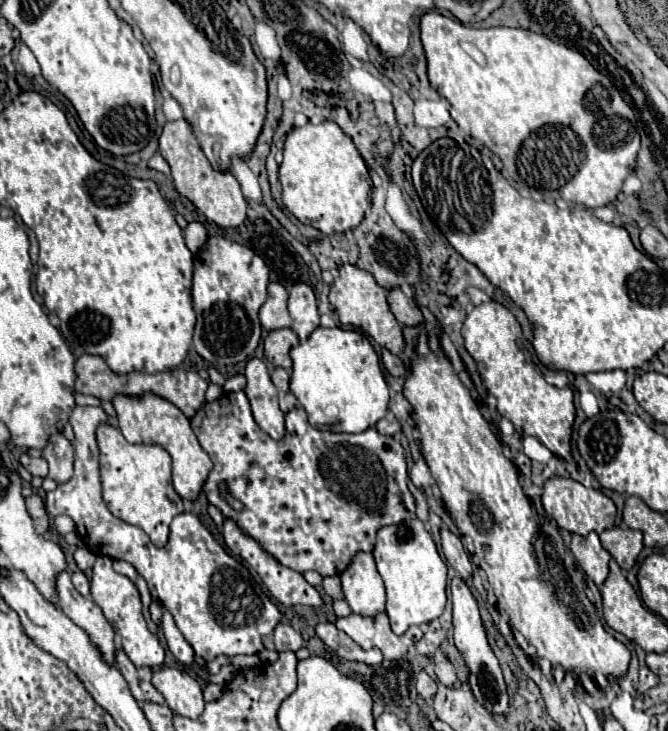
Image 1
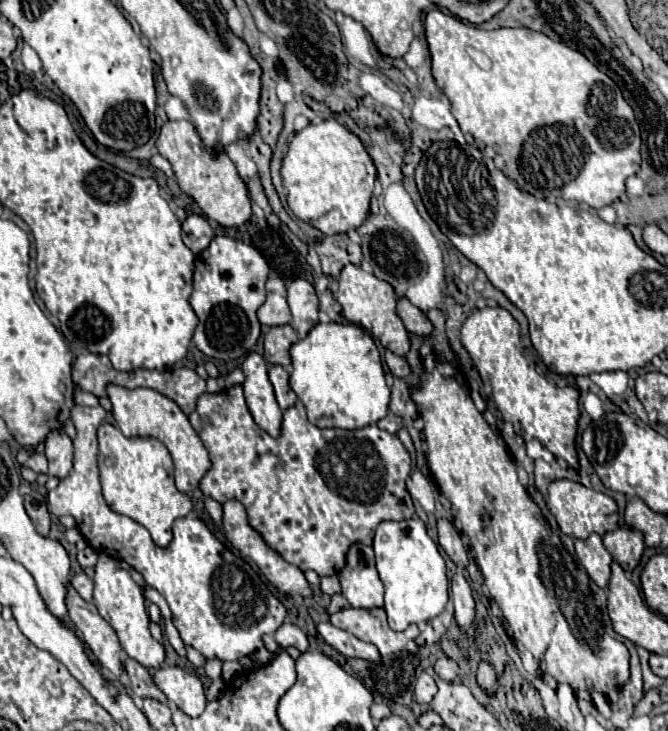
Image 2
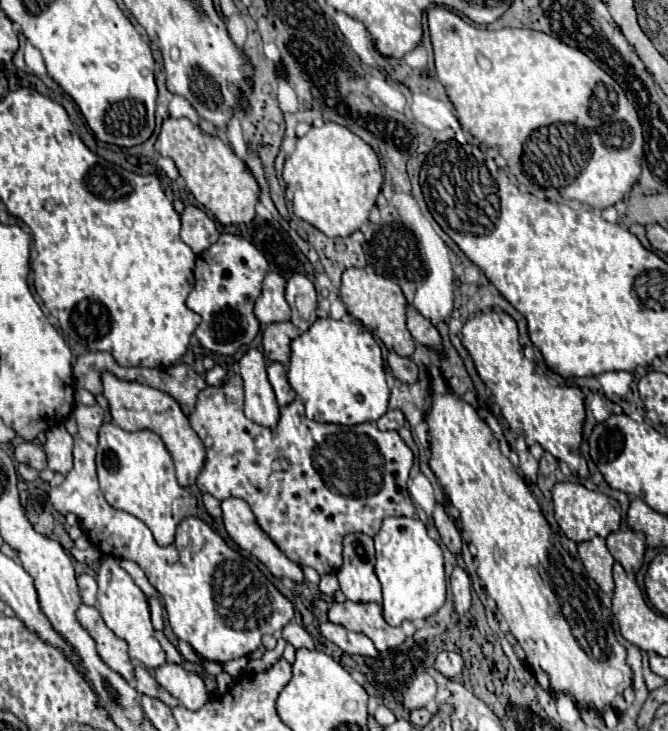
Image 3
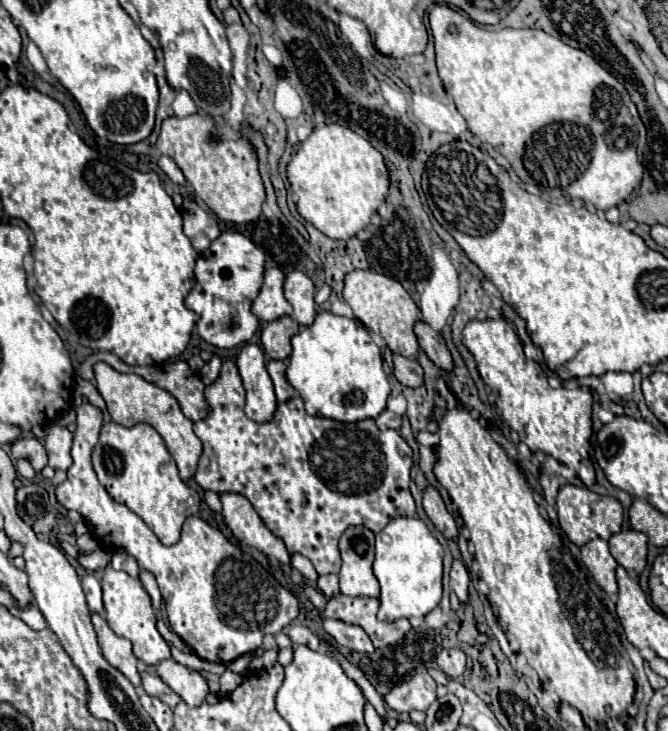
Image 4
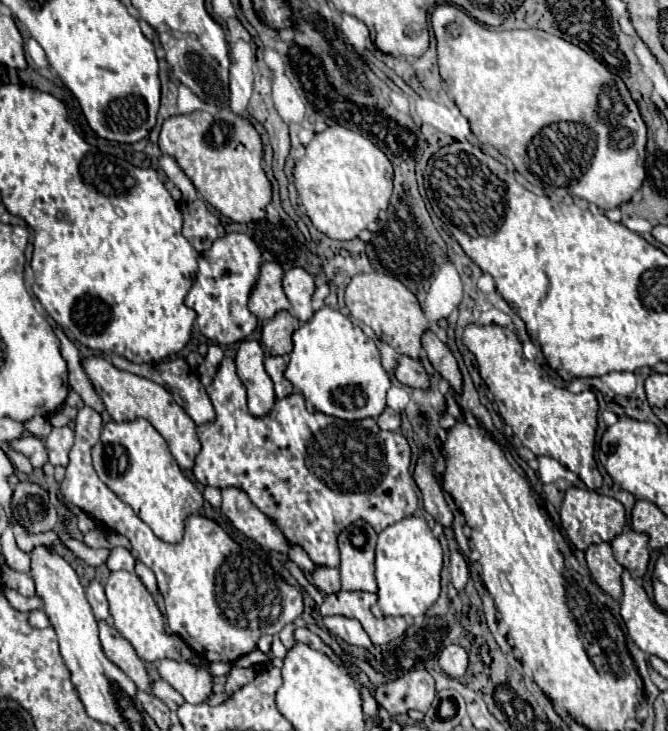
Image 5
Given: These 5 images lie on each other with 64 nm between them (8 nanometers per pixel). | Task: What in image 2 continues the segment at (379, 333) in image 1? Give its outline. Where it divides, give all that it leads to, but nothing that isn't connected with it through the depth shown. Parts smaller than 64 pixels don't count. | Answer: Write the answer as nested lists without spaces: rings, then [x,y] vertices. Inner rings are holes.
[[[346,264],[344,272],[340,272],[338,276],[338,292],[334,294],[334,298],[342,304],[342,314],[348,322],[352,324],[360,324],[364,330],[368,330],[374,338],[378,338],[382,342],[384,348],[392,350],[398,356],[406,356],[410,350],[410,334],[404,328],[398,312],[396,312],[396,304],[398,304],[398,296],[394,292],[394,288],[376,278],[370,272],[364,272],[360,266],[352,266]]]

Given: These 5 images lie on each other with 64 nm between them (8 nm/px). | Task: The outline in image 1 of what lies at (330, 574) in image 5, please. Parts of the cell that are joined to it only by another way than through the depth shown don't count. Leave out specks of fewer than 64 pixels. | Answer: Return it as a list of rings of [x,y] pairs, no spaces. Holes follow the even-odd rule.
[[[338,576],[324,578],[322,588],[324,588],[324,592],[326,592],[328,596],[332,596],[334,600],[336,600],[336,598],[342,598],[342,588],[340,588],[340,578],[338,578]]]

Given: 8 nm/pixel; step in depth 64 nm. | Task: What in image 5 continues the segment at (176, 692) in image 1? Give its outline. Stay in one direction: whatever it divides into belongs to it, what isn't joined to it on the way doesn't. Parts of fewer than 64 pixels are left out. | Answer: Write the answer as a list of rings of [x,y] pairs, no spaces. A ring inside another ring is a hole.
[[[160,660],[158,674],[176,688],[186,702],[200,704],[208,700],[212,692],[212,672],[208,664],[192,664],[192,662],[178,662],[178,660]]]

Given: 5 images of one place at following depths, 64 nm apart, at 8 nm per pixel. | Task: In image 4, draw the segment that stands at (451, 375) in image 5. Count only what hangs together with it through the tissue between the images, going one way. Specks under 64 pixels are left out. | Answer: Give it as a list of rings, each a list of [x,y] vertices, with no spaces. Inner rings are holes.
[[[418,322],[418,324],[414,326],[414,332],[416,332],[418,342],[420,342],[422,350],[426,352],[426,356],[428,356],[438,368],[442,368],[444,372],[452,372],[454,362],[452,362],[452,356],[450,356],[448,348],[446,348],[442,336],[436,334],[426,322]]]

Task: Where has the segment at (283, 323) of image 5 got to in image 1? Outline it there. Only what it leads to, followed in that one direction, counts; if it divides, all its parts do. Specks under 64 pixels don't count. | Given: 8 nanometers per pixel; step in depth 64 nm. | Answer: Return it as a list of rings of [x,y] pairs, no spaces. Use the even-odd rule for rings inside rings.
[[[290,328],[272,330],[264,340],[264,358],[272,366],[282,366],[282,368],[290,370],[292,368],[292,360],[288,356],[288,352],[296,344],[298,344],[298,336],[296,336],[294,330],[290,330]]]

